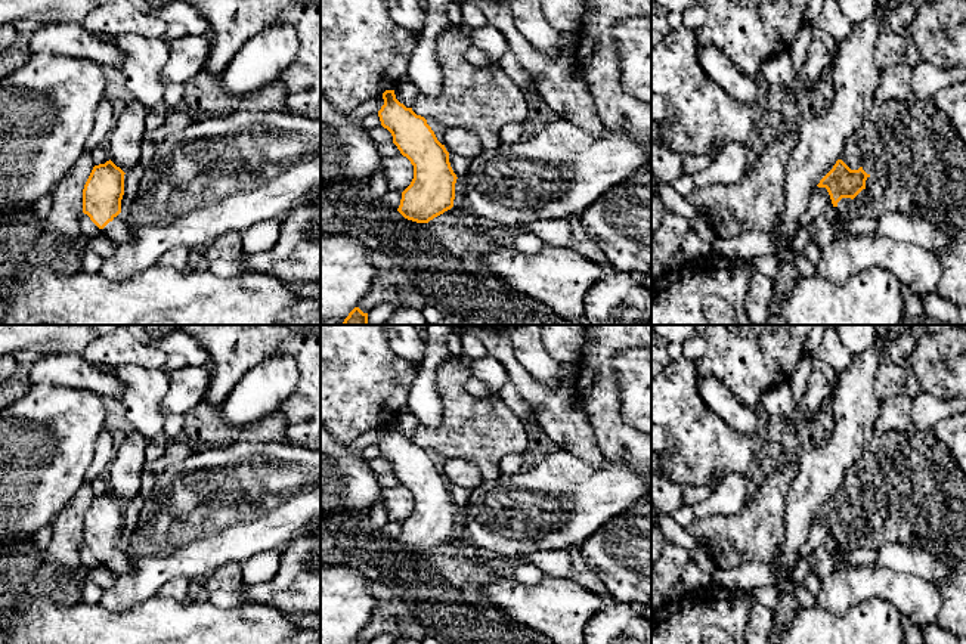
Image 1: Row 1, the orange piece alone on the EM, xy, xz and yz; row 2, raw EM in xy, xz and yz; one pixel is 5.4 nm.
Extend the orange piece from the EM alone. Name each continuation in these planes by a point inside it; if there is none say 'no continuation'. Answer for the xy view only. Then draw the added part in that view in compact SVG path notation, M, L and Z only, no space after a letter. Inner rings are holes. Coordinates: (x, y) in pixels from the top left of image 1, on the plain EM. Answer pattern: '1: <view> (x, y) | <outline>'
1: xy (117, 560) | M123 544L114 548L103 560L109 570L112 570L117 576L124 576L131 572L131 561L127 558Z

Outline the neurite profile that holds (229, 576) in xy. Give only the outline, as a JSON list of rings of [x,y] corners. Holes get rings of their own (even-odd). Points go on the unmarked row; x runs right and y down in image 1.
[[[227,561],[204,580],[204,589],[210,594],[216,591],[236,591],[242,586],[241,561]]]

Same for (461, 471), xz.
[[[446,458],[443,476],[449,484],[462,486],[468,490],[484,482],[480,468],[470,458]]]

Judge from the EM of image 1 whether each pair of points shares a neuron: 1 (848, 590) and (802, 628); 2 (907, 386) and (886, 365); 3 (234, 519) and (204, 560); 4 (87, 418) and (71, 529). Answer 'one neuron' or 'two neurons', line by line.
1: two neurons
2: one neuron
3: one neuron
4: two neurons

